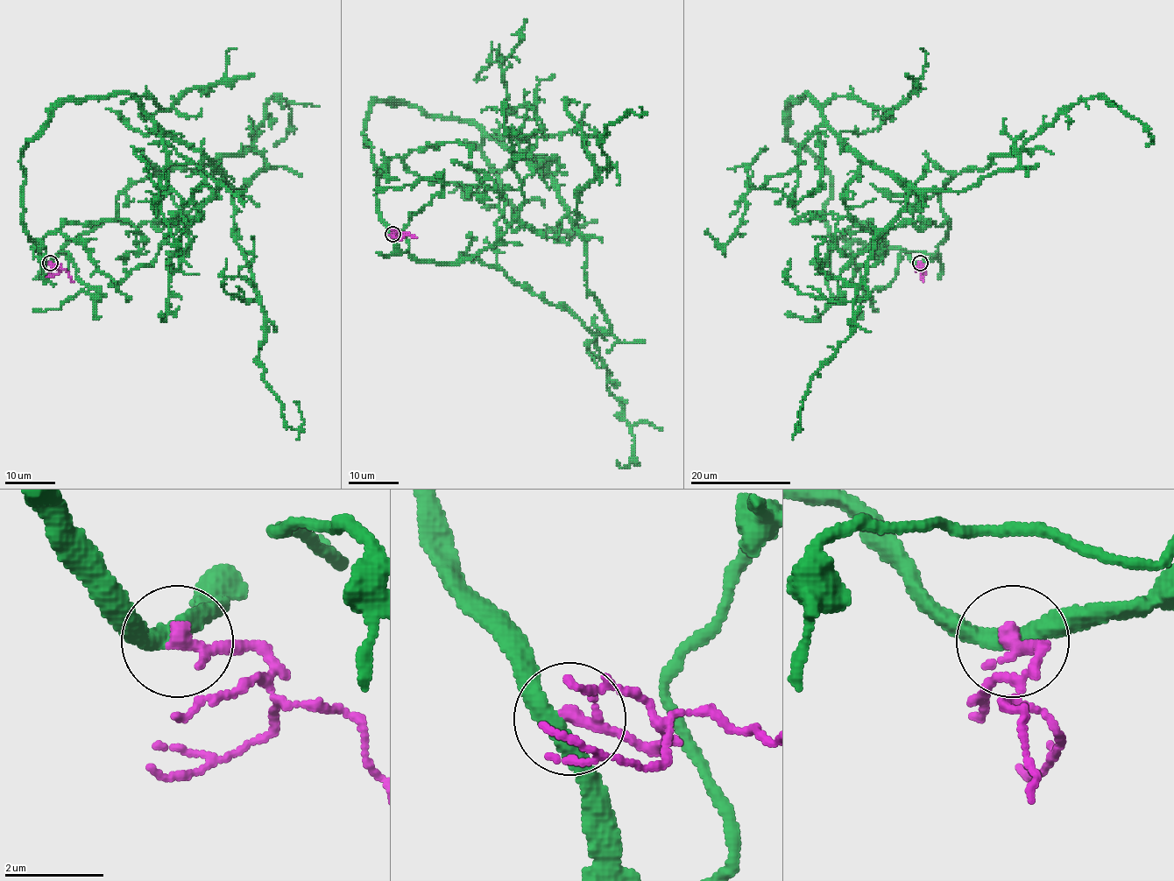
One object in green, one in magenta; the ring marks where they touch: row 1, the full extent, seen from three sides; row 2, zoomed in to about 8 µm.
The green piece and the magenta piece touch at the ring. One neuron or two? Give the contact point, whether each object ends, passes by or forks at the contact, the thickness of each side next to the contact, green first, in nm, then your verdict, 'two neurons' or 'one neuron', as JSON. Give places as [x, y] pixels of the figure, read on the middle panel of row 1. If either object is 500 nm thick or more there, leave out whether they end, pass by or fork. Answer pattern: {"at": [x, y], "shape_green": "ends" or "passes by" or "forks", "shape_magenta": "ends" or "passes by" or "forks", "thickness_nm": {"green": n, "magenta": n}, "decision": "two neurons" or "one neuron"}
{"at": [392, 234], "shape_green": "passes by", "shape_magenta": "ends", "thickness_nm": {"green": 360, "magenta": 320}, "decision": "two neurons"}

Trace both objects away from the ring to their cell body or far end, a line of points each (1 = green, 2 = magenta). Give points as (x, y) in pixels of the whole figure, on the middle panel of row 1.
1: (392, 234), (420, 260), (478, 254), (531, 148), (575, 224), (606, 126), (638, 116)
2: (393, 234), (400, 236), (405, 233), (416, 238)

